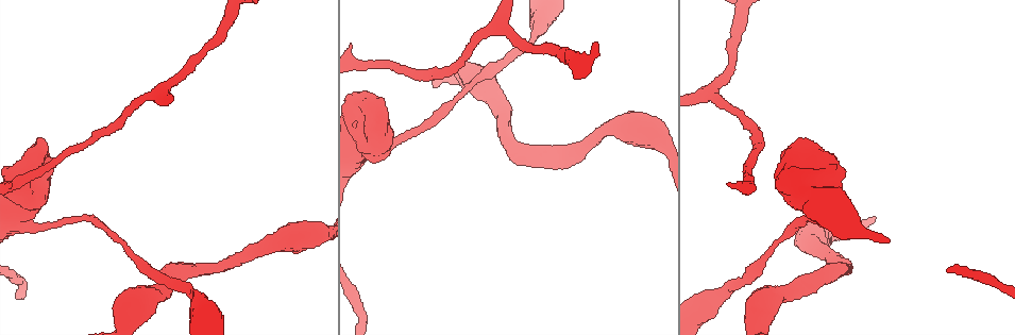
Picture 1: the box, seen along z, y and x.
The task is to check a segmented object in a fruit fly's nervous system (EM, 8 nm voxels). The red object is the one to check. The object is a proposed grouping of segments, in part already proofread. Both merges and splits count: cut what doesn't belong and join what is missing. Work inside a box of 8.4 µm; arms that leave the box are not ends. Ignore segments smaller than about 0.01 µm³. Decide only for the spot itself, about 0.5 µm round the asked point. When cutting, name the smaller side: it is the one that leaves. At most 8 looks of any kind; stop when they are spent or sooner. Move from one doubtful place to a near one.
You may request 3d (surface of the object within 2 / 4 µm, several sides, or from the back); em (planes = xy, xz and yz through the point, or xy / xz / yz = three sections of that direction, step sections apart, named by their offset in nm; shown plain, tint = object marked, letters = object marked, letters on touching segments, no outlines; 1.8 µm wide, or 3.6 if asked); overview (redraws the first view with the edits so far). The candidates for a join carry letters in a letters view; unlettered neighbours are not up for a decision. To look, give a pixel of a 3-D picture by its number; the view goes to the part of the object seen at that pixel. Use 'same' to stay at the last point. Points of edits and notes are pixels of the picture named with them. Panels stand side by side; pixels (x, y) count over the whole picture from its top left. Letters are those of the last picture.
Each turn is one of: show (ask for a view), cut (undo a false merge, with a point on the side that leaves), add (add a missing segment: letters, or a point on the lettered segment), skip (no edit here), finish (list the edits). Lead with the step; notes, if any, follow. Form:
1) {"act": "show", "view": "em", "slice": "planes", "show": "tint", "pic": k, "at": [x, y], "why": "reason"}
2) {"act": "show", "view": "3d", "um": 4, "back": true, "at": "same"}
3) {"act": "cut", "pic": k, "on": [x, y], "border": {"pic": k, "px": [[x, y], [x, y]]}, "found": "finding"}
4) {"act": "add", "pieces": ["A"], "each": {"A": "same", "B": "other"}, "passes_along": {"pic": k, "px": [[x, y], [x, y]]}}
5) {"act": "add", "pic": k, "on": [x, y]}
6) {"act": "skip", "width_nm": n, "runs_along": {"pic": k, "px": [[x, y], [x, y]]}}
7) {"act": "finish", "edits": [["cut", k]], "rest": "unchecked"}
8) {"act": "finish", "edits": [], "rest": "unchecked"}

{"act": "show", "view": "em", "slice": "xz", "step": 16, "show": "plain", "pic": 1, "at": [811, 183], "why": "sharp bend"}

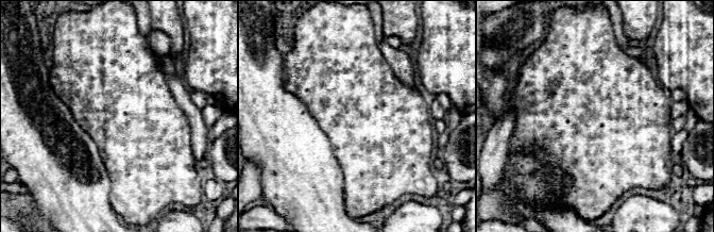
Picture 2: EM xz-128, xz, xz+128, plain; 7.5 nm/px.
{"act": "show", "view": "em", "slice": "xz", "step": 16, "show": "letters", "at": "same", "why": "see the neighbours"}

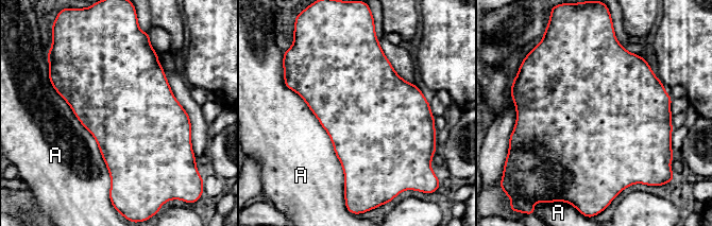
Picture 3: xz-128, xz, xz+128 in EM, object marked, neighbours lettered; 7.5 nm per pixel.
{"act": "skip", "width_nm": 700, "each": {"A": "other"}, "found": "all the same neuron"}

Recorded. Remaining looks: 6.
{"act": "show", "view": "3d", "um": 4, "pic": 1, "at": [811, 242], "why": "thick turns thin"}

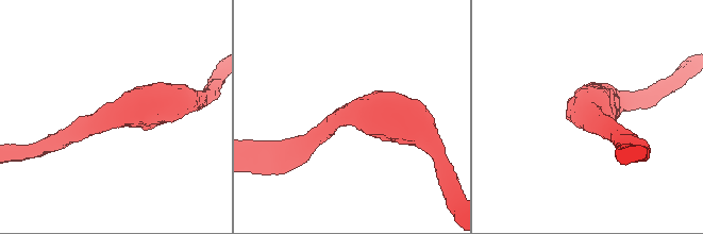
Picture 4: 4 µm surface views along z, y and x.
{"act": "show", "view": "em", "um": 3.6, "slice": "xz", "step": 8, "show": "tint", "pic": 4, "at": [356, 116], "arm_widths_nm": [300, 700]}

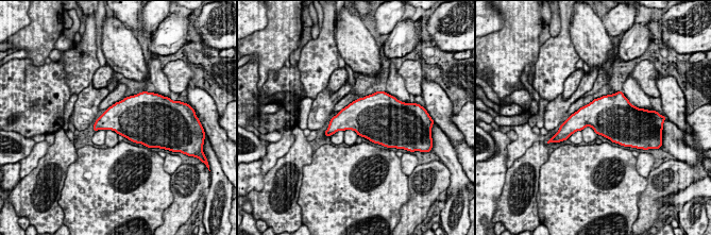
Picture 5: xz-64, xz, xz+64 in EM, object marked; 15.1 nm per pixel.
{"act": "show", "view": "em", "um": 3.6, "slice": "planes", "show": "letters", "at": "same", "why": "another direction"}

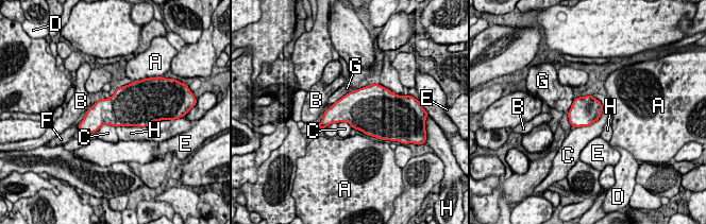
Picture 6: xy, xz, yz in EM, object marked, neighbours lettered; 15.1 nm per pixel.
{"act": "skip", "width_nm": 440, "each": {"A": "other", "B": "other", "C": "other", "D": "other", "E": "other", "F": "other", "G": "other", "H": "other"}, "border": {"pic": 6, "px": [[603, 108], [590, 124], [573, 127]]}, "found": "one neuron here"}

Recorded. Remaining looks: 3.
{"act": "show", "view": "em", "um": 3.6, "slice": "yz", "step": 16, "show": "letters", "pic": 1, "at": [530, 38], "why": "calibre changes"}

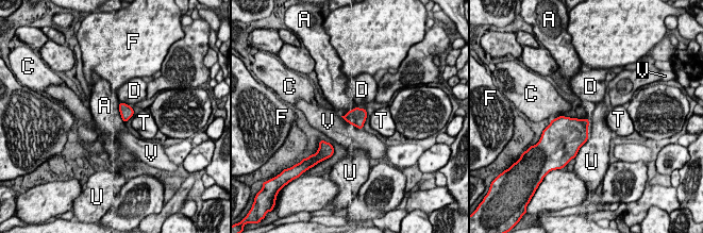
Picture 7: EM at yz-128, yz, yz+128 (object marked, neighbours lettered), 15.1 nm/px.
{"act": "show", "view": "em", "um": 3.6, "slice": "planes", "show": "letters", "at": "same"}

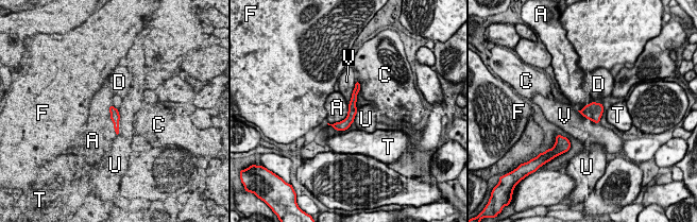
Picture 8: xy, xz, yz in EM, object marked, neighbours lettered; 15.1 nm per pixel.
{"act": "skip", "width_nm": 140, "each": {"A": "other", "C": "other", "D": "other", "F": "other", "T": "other", "U": "other", "V": "other"}, "runs_along": {"pic": 8, "px": [[357, 86], [351, 117], [338, 127]]}, "found": "one neuron here"}

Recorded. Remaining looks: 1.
{"act": "finish", "edits": [], "rest": "unchecked"}

